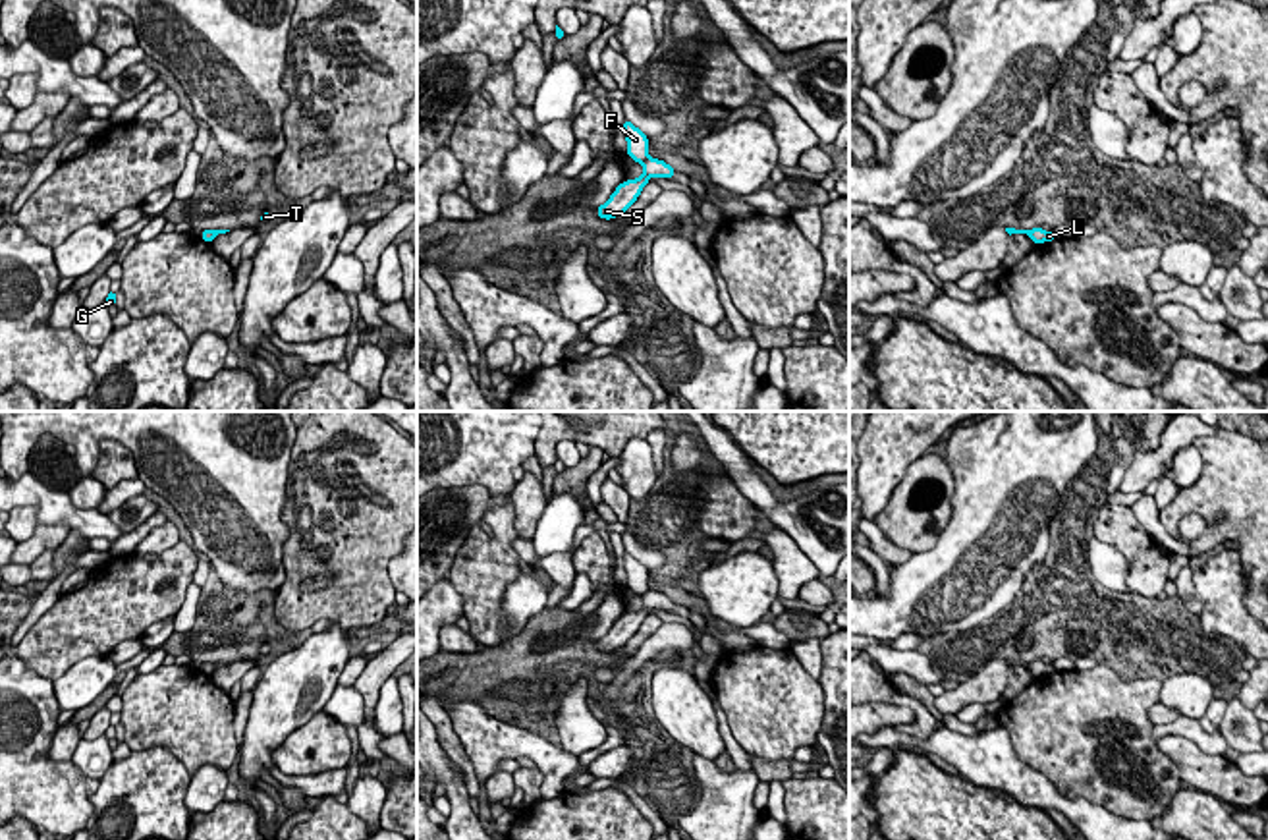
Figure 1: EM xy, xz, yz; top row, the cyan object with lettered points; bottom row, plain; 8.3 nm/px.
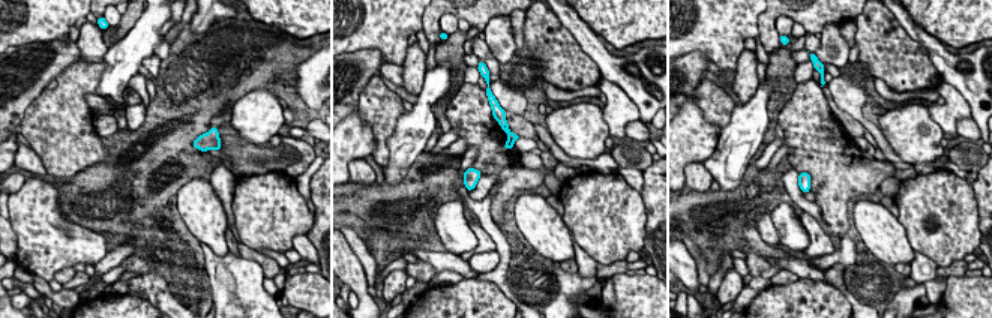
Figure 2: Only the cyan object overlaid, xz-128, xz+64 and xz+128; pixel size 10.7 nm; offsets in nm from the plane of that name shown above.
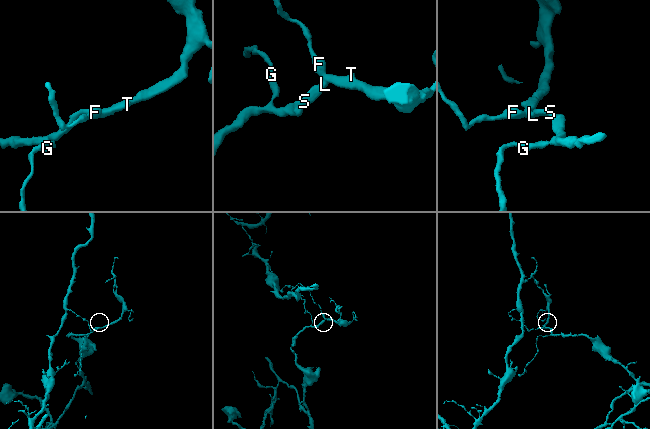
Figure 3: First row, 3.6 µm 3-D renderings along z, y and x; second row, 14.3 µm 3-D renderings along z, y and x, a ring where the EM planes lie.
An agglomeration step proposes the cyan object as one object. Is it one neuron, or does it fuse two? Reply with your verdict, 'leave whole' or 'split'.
split

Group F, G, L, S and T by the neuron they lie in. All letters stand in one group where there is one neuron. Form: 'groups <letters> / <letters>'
groups F / G L S T

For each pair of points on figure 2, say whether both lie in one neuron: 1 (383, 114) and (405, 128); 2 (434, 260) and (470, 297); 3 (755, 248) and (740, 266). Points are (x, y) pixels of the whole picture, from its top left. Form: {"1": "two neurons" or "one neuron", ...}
{"1": "two neurons", "2": "two neurons", "3": "two neurons"}

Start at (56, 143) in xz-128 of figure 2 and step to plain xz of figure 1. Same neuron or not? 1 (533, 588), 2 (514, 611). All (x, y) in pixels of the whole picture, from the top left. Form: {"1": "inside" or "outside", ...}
{"1": "outside", "2": "outside"}

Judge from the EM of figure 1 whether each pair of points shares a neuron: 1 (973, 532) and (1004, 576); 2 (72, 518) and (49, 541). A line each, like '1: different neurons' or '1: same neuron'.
1: same neuron
2: different neurons

